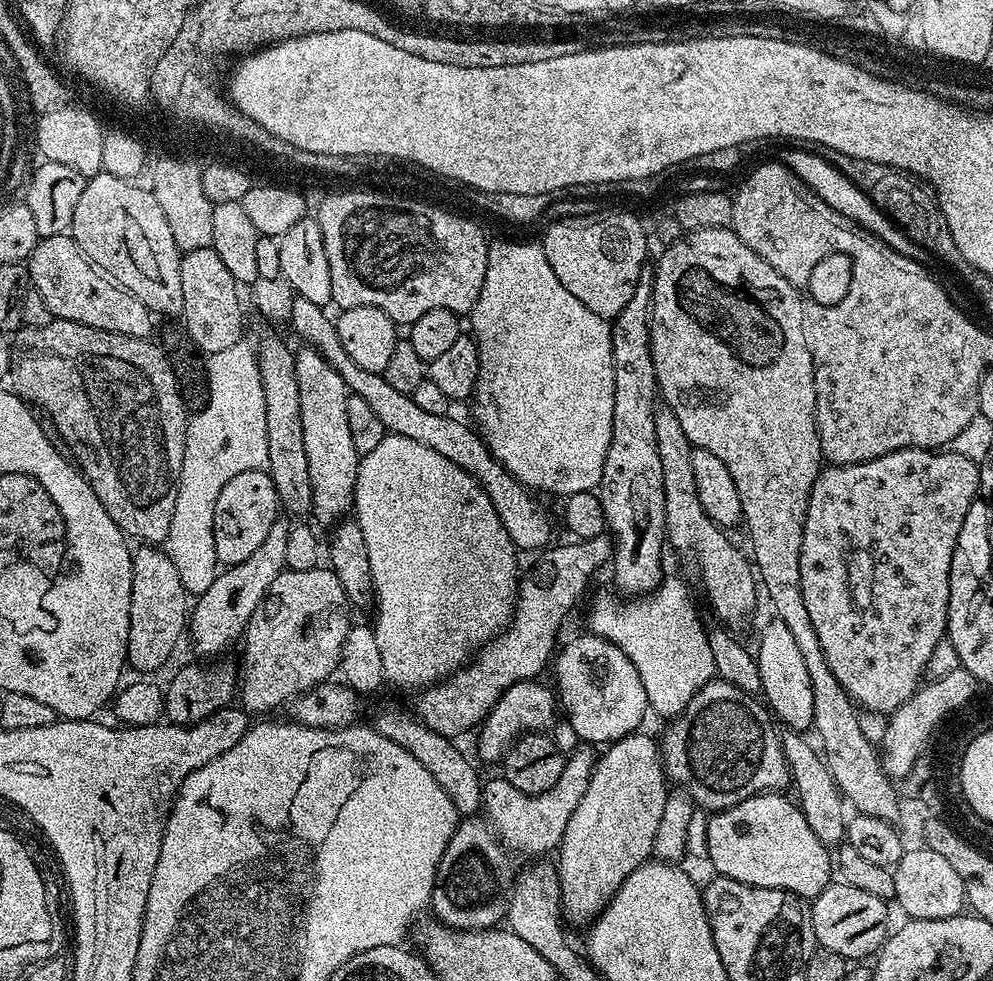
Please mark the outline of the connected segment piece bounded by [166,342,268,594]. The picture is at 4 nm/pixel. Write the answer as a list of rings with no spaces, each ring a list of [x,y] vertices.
[[[241,342],[230,346],[230,350],[213,352],[207,357],[206,363],[208,366],[206,403],[191,417],[188,426],[188,437],[184,440],[184,461],[176,486],[174,514],[170,518],[170,534],[166,541],[168,557],[178,569],[178,578],[182,578],[184,591],[189,594],[199,594],[210,590],[214,578],[218,575],[212,527],[214,526],[214,506],[218,494],[222,494],[222,486],[226,486],[226,482],[230,482],[230,478],[238,474],[263,469],[268,462],[266,398],[262,392],[260,371],[253,345]]]

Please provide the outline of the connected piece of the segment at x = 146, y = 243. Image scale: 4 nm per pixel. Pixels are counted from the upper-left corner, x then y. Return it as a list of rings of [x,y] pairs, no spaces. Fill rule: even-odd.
[[[99,171],[85,183],[82,198],[78,198],[78,206],[74,206],[74,218],[70,235],[78,242],[78,246],[106,274],[113,276],[118,283],[138,302],[142,302],[157,317],[183,317],[182,306],[182,274],[180,273],[180,257],[182,252],[177,248],[174,237],[167,225],[162,207],[155,200],[147,187],[139,188],[138,183],[124,179],[106,171]]]

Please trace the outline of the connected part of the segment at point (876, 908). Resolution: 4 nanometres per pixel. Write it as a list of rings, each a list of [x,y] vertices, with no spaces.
[[[829,883],[810,904],[817,945],[834,950],[834,954],[842,954],[842,958],[849,962],[864,962],[867,956],[875,957],[890,935],[888,908],[885,901],[874,898],[874,894],[866,894],[866,890],[858,890],[858,886]]]

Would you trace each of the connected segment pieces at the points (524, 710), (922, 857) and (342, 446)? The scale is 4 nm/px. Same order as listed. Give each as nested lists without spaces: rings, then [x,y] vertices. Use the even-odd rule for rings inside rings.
[[[535,679],[519,681],[498,698],[479,725],[480,741],[476,748],[484,760],[503,761],[505,752],[521,734],[540,734],[551,729],[558,719],[558,700],[553,689]]]
[[[927,846],[919,847],[909,847],[895,866],[892,874],[895,903],[900,904],[905,917],[914,920],[941,920],[961,915],[966,908],[963,878],[950,862],[946,862],[946,858],[942,858],[942,854]]]
[[[307,346],[301,347],[296,352],[296,381],[298,382],[298,399],[302,402],[302,439],[306,441],[306,458],[310,462],[310,486],[312,487],[312,511],[320,524],[335,525],[345,519],[353,511],[356,498],[356,479],[360,469],[360,455],[354,450],[354,441],[350,439],[350,421],[346,419],[346,402],[349,398],[349,390],[346,382],[318,354]]]

